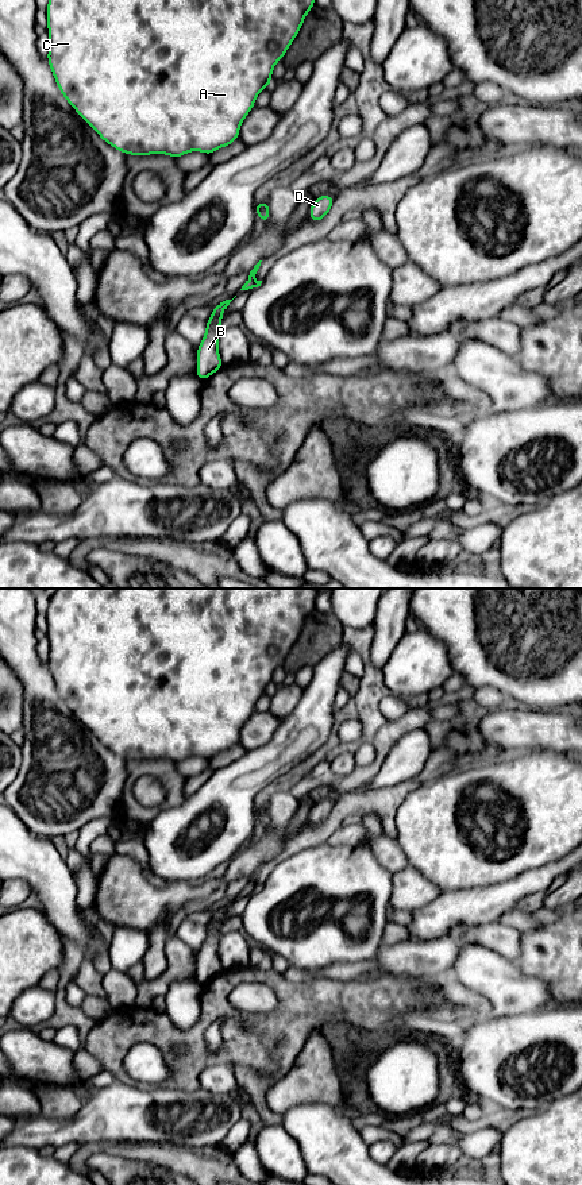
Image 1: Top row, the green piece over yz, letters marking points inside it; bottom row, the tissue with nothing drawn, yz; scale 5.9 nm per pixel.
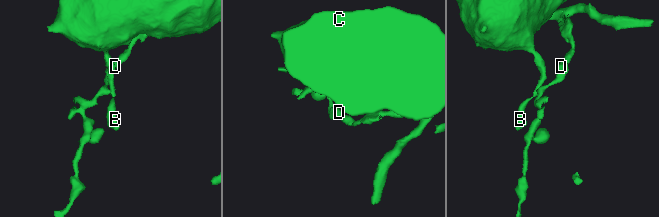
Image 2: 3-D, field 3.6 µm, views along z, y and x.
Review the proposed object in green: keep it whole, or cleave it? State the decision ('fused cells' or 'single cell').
fused cells

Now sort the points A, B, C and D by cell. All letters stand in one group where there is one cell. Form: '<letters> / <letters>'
A B C / D

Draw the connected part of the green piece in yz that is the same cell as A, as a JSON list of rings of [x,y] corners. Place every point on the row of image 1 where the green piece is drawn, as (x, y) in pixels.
[[[49,0],[46,8],[47,63],[65,100],[97,135],[126,155],[166,154],[178,159],[192,151],[213,154],[239,139],[242,121],[255,105],[257,96],[271,85],[271,74],[298,35],[315,0]]]

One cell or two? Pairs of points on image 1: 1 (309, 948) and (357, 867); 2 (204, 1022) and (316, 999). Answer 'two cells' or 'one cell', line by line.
1: one cell
2: one cell

